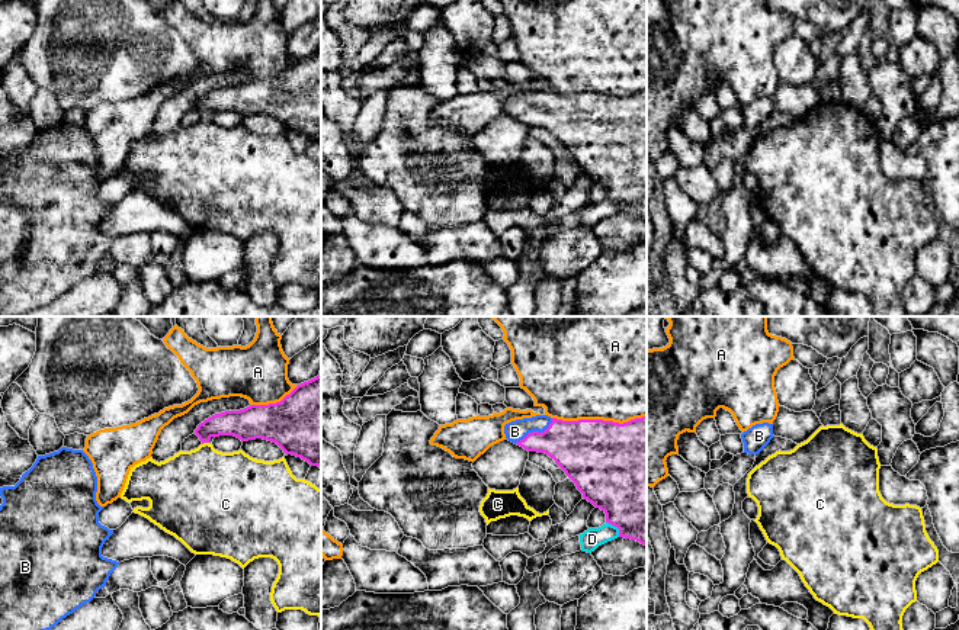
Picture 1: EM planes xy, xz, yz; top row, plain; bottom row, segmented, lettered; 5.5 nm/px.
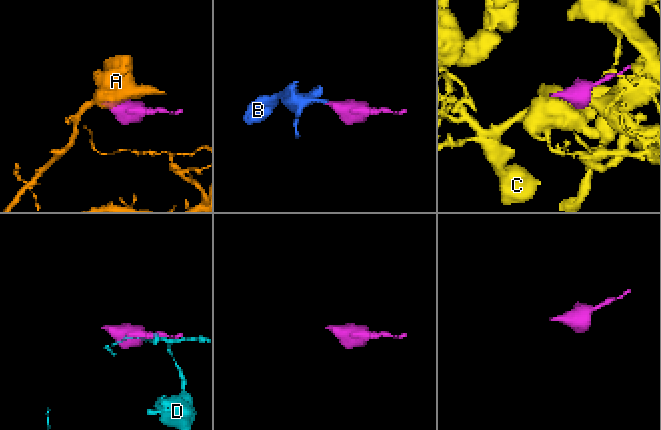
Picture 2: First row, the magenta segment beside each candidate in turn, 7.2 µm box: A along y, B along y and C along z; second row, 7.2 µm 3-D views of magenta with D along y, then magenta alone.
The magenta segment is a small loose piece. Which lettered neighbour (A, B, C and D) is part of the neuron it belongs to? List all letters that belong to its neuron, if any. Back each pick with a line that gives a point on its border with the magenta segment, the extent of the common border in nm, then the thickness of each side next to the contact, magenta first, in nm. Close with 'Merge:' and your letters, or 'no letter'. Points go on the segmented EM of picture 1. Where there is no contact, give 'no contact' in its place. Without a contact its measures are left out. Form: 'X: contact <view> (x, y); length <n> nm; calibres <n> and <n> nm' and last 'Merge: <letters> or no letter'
B: contact xz (535, 431); length 260 nm; calibres 300 and 120 nm
Merge: B

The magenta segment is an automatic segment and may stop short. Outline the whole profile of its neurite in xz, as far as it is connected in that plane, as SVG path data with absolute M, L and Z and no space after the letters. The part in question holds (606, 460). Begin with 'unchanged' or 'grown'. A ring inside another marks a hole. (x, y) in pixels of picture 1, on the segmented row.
grown | M536 415L506 424L504 434L525 450L545 453L554 459L583 498L606 514L606 523L619 528L619 537L647 546L647 417L619 424Z

